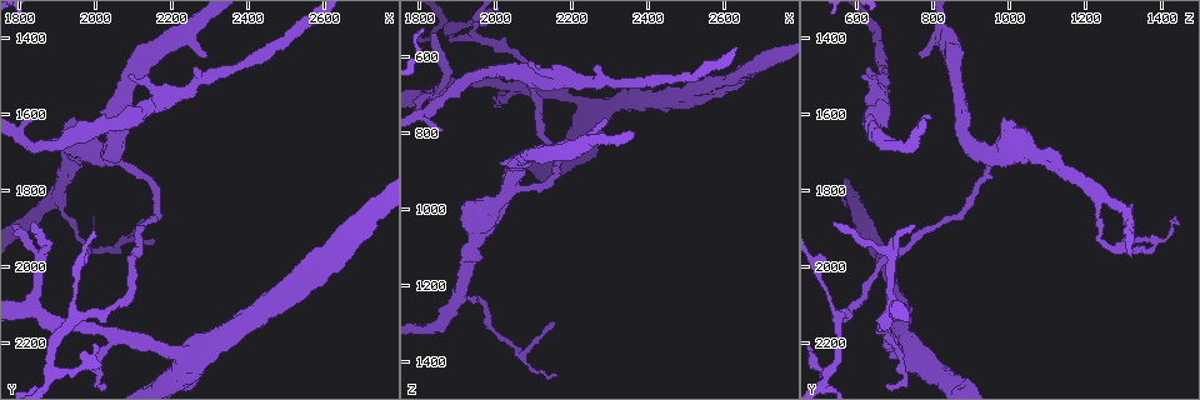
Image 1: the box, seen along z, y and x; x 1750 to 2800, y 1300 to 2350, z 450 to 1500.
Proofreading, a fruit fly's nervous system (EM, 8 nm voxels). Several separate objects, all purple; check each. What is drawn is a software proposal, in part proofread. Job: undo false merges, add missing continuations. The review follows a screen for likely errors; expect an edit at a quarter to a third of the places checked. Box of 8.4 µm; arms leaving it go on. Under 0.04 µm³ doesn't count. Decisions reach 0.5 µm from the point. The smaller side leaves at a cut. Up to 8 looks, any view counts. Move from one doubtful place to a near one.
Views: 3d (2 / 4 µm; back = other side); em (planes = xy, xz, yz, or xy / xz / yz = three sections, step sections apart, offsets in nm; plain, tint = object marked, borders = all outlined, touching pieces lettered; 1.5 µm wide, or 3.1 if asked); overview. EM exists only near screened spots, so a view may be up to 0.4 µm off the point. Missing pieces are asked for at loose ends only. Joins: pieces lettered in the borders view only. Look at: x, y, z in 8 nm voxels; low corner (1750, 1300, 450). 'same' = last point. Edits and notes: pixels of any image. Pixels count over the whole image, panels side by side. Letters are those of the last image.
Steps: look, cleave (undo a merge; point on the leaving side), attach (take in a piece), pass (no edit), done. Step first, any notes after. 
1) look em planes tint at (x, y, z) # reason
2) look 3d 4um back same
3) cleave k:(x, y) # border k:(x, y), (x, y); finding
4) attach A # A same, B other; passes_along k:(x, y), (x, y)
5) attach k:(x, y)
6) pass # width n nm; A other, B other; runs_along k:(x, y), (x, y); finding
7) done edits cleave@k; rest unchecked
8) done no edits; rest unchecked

look 3d 2um back at (2140, 1575, 665) # narrows sharply

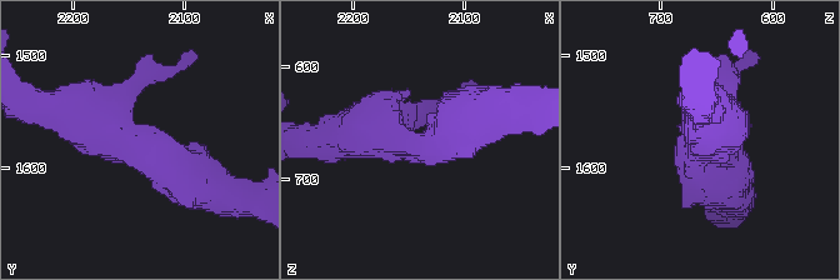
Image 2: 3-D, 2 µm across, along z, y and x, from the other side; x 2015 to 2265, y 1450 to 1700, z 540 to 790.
look em planes tint at (2142, 1574, 668) # need the tissue

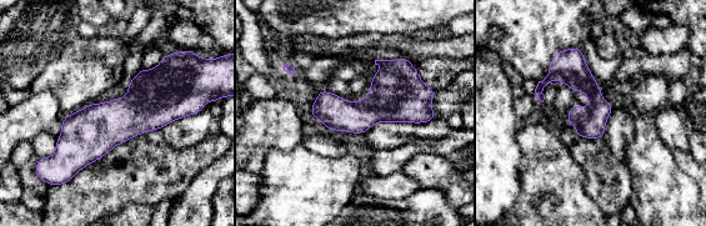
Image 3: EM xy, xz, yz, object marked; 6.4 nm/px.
look em planes borders same

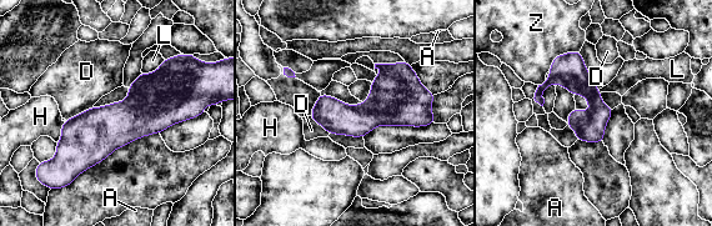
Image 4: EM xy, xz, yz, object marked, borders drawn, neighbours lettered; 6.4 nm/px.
pass # longest_contact Z 240 nm; A other, D other, H other, L other, Z other; continuous, no second neuron

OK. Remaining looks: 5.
look em planes borders at (2555, 2080, 720) # branch stops here

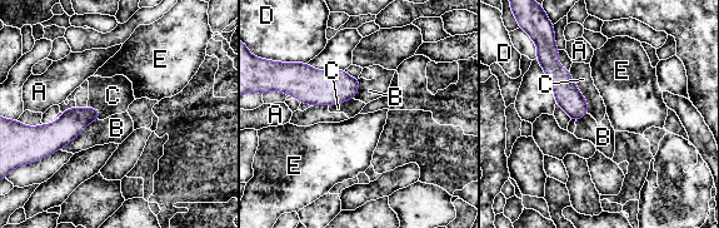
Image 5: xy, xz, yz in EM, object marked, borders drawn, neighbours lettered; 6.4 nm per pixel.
pass # A other, B other, C other, D other, E other; border 5:(98, 119), (89, 123), (60, 149); no lettered piece goes on from it

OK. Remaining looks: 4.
look em planes tint at (2235, 2230, 725) # two arms in line, one across

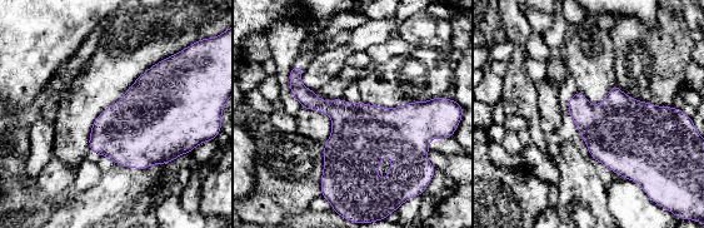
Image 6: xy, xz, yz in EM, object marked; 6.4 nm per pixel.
look em planes borders same # see the neighbours

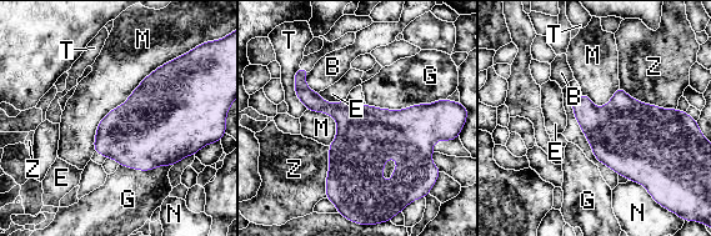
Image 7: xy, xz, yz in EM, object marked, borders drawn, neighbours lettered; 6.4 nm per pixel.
pass # longest_contact M 850 nm; B other, E other, G other, M other, N other, T other, Z other; all the same neuron

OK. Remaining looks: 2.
done no edits; rest unchecked

